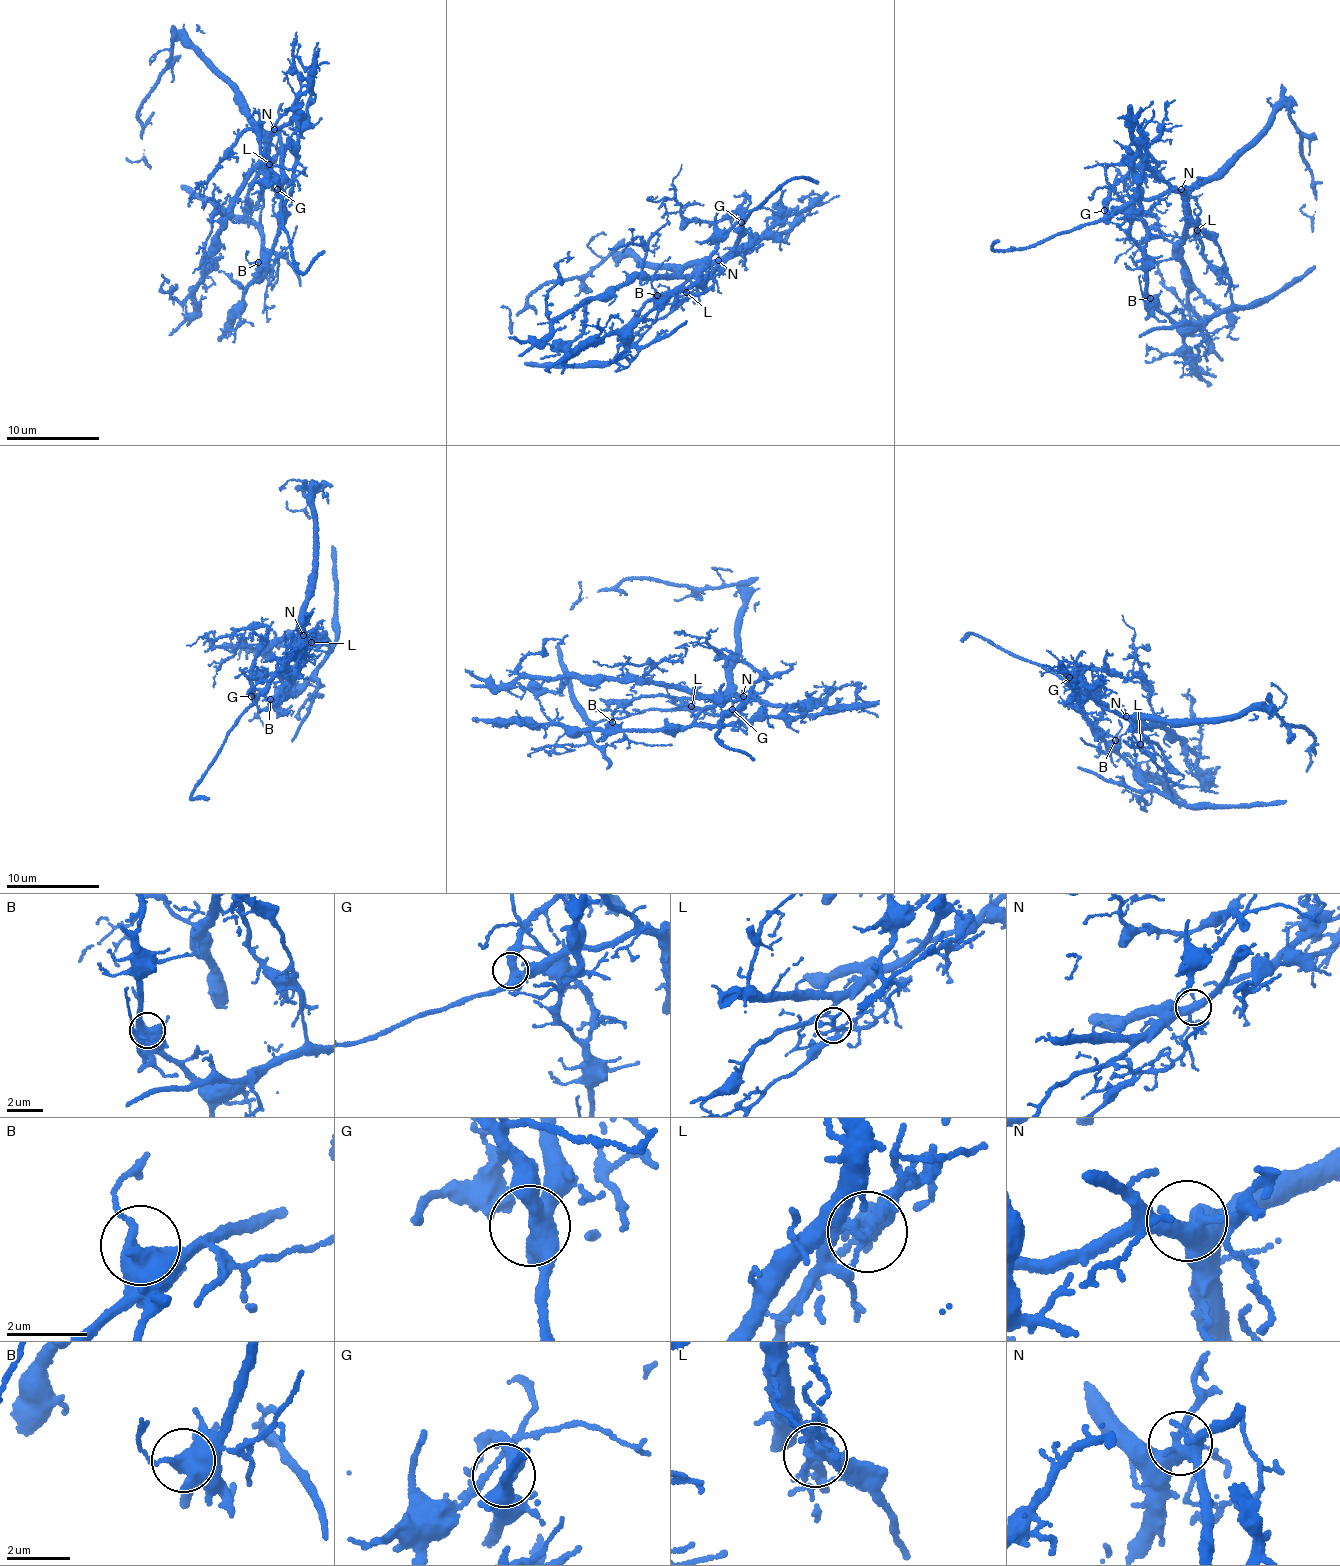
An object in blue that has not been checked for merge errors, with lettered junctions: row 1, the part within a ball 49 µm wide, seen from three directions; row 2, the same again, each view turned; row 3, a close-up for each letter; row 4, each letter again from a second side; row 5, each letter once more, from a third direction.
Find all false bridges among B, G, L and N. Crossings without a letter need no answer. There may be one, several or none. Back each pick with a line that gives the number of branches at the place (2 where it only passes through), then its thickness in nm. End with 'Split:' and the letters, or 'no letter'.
L: branches 6; calibre 220 nm
Split: L

